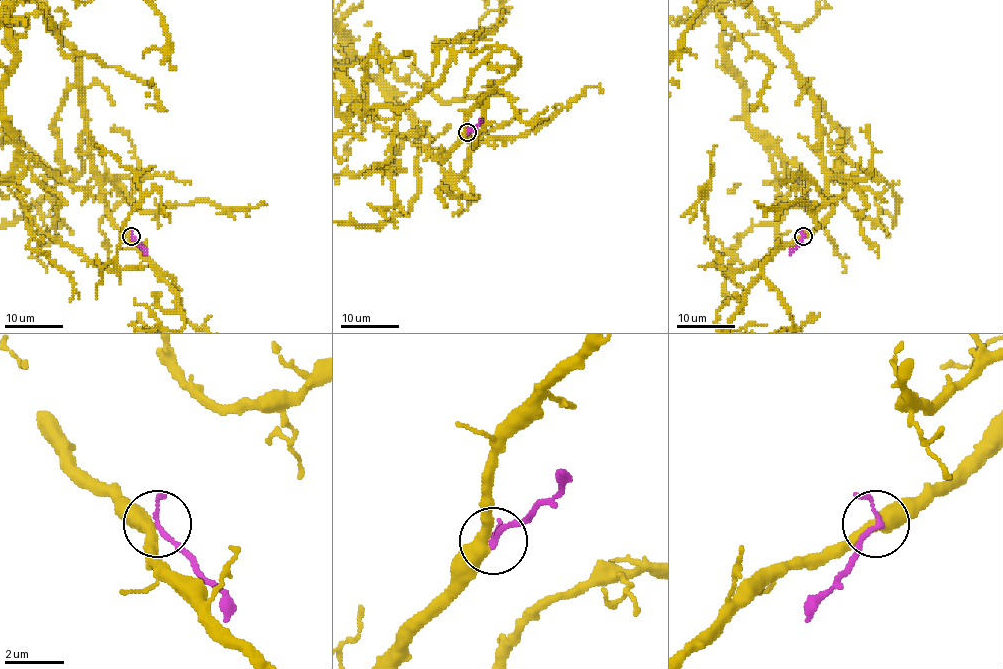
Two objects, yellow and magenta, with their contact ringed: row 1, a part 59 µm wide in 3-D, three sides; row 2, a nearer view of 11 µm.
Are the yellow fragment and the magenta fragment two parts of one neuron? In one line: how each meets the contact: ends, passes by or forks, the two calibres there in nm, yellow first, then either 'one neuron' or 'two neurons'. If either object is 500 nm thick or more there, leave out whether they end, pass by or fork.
yellow passes by; magenta passes by; 440 nm thick on the yellow side, 140 nm on the other; one neuron

